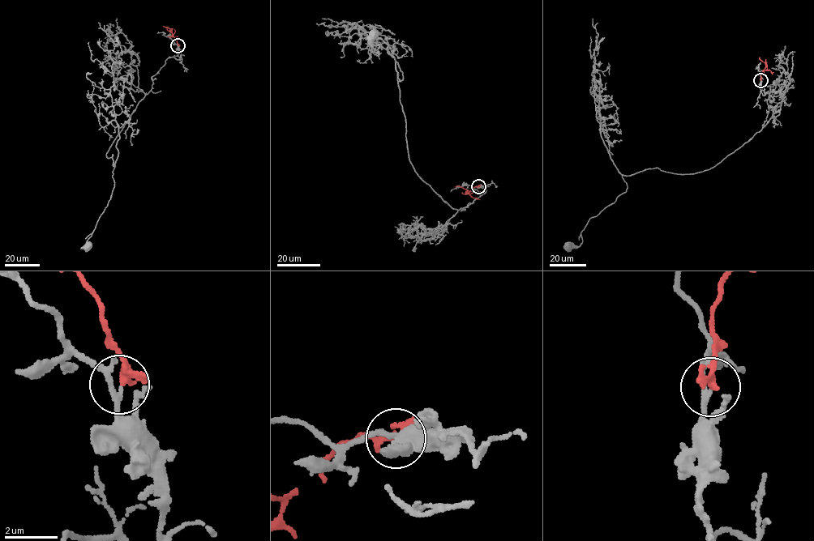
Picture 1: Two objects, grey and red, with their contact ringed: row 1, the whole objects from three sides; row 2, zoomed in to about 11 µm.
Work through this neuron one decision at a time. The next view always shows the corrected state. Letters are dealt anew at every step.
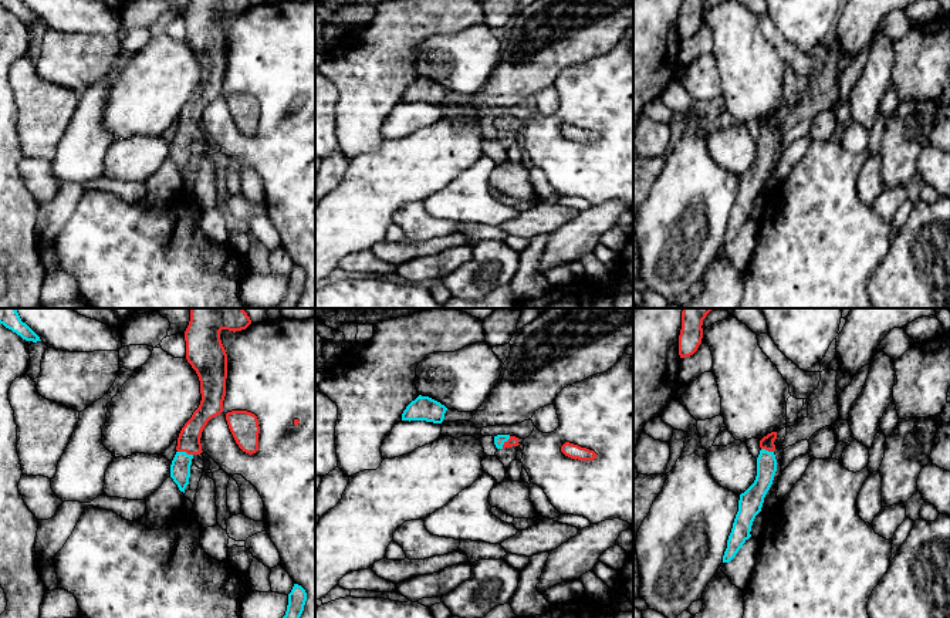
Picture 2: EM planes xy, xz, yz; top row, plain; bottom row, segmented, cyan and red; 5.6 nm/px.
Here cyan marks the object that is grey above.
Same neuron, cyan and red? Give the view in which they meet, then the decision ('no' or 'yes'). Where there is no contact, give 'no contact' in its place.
xy | yes

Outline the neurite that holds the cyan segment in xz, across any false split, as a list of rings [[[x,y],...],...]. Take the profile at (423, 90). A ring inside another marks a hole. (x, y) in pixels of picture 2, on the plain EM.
[[[419,77],[412,82],[402,95],[402,102],[426,102],[433,105],[442,105],[447,90],[440,84]]]

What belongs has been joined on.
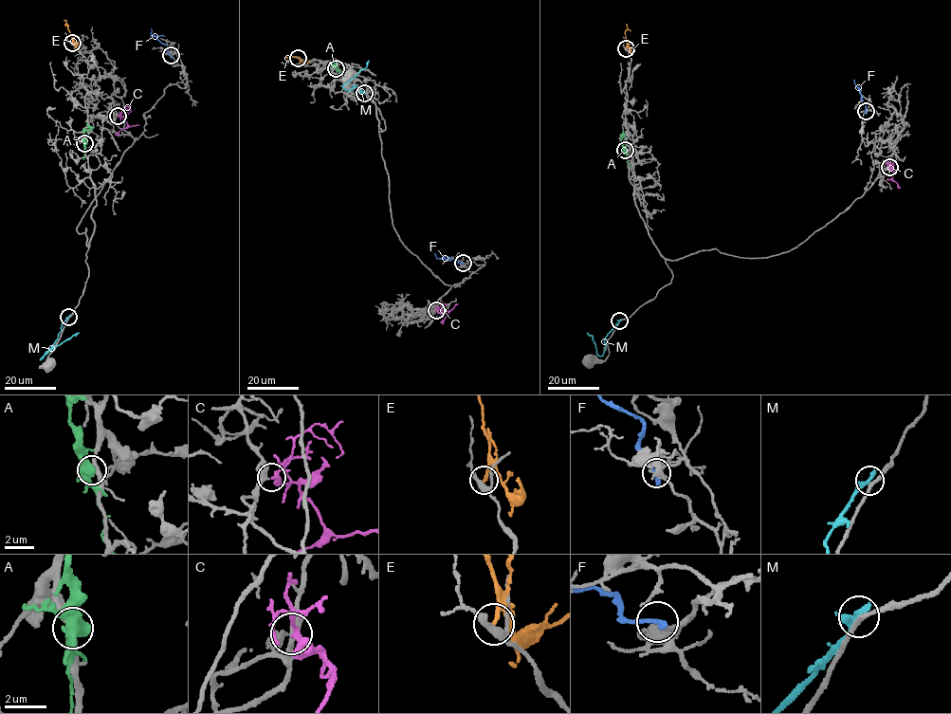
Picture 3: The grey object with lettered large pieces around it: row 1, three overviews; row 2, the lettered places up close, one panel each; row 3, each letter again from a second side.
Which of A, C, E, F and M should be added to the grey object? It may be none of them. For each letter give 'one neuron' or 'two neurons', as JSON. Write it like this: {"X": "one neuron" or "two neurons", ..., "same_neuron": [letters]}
{"A": "two neurons", "C": "one neuron", "E": "two neurons", "F": "two neurons", "M": "two neurons", "same_neuron": ["C"]}

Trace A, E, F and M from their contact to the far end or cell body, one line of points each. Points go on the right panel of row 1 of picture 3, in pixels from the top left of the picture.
A: (625, 150), (621, 140), (623, 130)
E: (626, 47), (627, 24)
F: (866, 111), (853, 80)
M: (619, 320), (605, 338), (606, 348), (600, 356), (593, 337), (587, 333)

